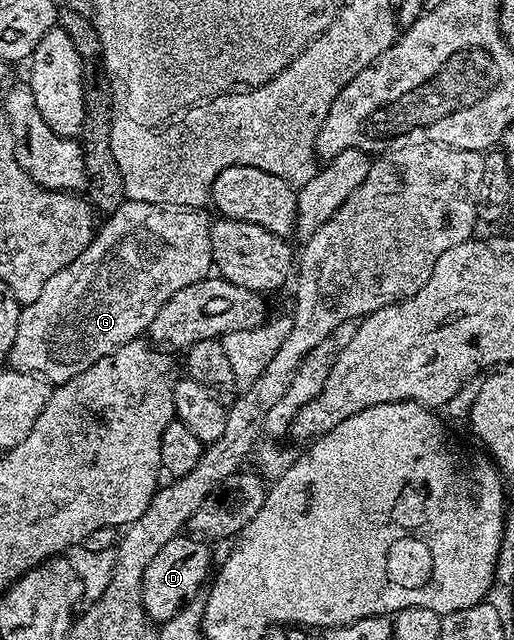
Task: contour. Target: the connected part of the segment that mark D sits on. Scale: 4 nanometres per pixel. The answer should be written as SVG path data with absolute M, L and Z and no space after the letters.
M178 535L175 539L171 539L171 543L167 543L167 547L163 547L163 551L159 551L159 555L155 555L155 559L151 559L151 563L147 563L147 571L143 571L141 580L141 594L143 595L145 614L149 616L150 621L154 623L169 621L181 608L202 592L201 584L205 580L208 582L211 577L208 548L210 549L210 546L196 536Z

